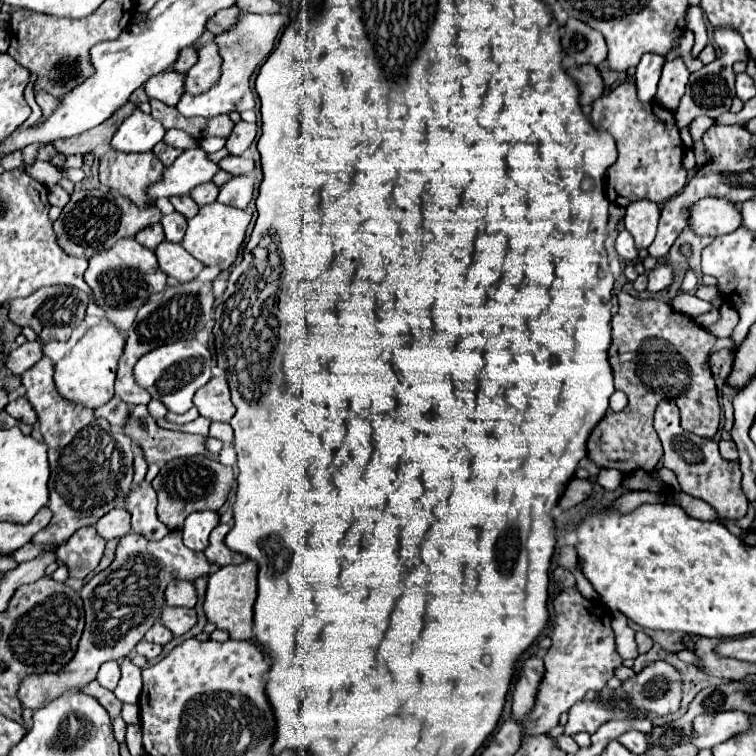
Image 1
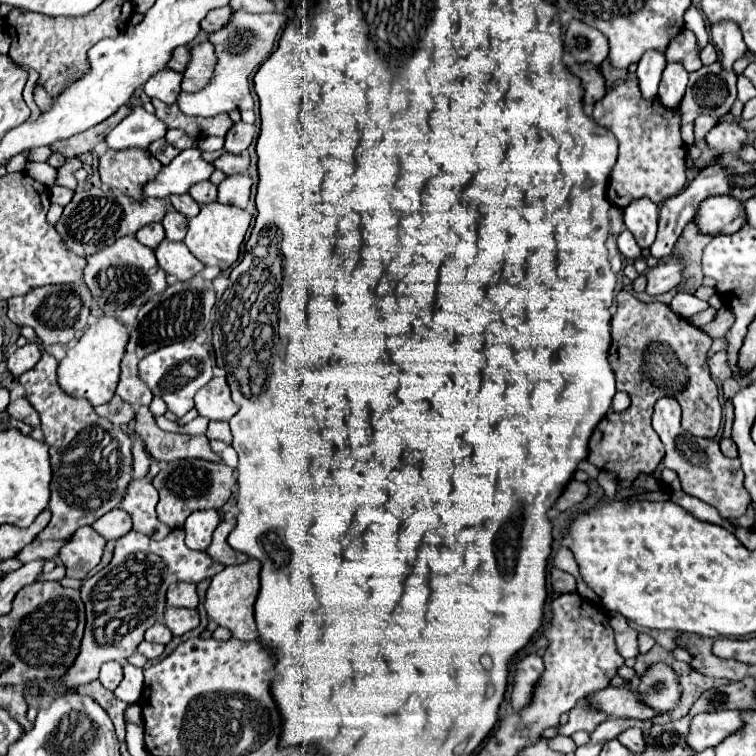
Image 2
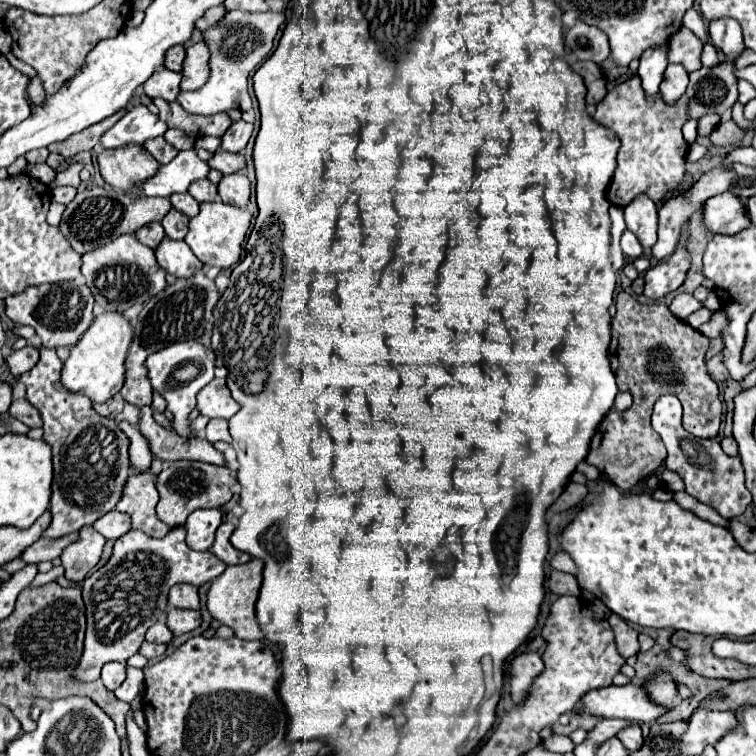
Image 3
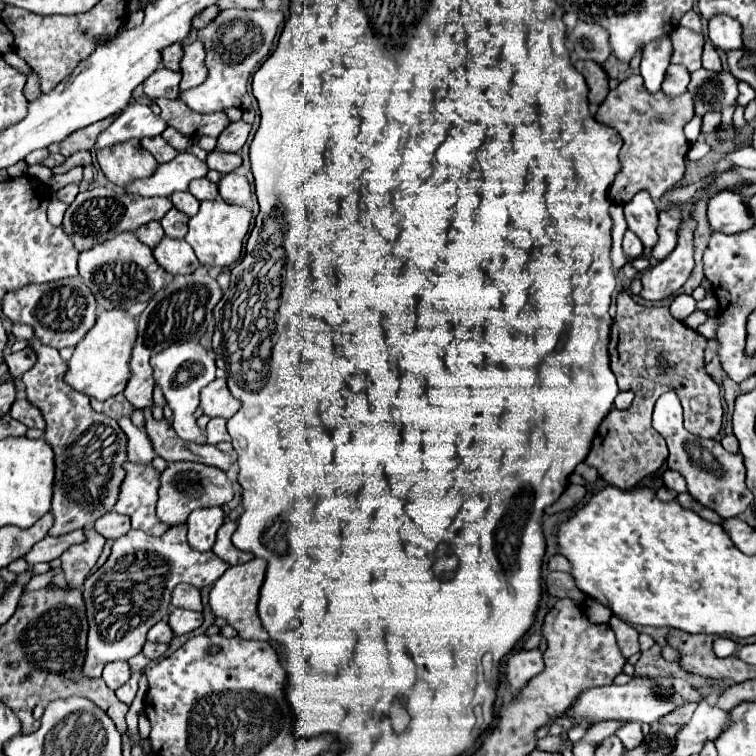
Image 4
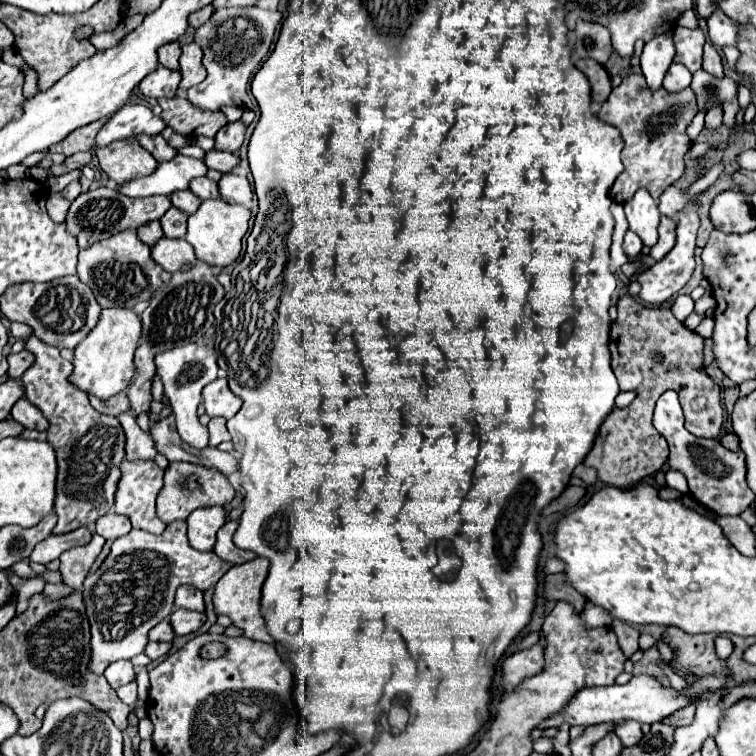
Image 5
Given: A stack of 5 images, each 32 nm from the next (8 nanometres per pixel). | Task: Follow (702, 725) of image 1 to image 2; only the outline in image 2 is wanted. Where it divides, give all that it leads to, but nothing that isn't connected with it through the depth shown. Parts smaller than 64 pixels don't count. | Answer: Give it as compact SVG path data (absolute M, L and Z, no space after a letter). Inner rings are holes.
M722 710L722 712L710 712L710 714L704 712L694 716L686 742L698 754L704 748L712 748L720 744L724 738L738 732L742 726L744 726L744 720L738 710Z

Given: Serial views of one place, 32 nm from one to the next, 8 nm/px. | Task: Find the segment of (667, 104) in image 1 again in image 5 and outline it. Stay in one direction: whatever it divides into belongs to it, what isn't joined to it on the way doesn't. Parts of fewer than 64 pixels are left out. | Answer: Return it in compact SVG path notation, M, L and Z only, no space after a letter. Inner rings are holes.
M672 64L668 68L668 72L666 72L666 78L664 78L664 84L662 86L664 86L666 92L676 94L676 92L682 92L684 88L688 88L690 80L692 80L692 74L690 74L690 70L686 66Z

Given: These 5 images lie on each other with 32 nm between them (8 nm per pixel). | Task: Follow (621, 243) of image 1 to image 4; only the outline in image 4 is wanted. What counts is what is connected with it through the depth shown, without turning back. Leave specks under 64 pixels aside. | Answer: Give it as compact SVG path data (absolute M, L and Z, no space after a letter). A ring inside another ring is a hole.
M626 230L626 234L624 234L622 248L624 248L624 254L626 254L630 260L642 256L642 242L640 242L638 236L636 236L634 232L630 232L630 230Z

